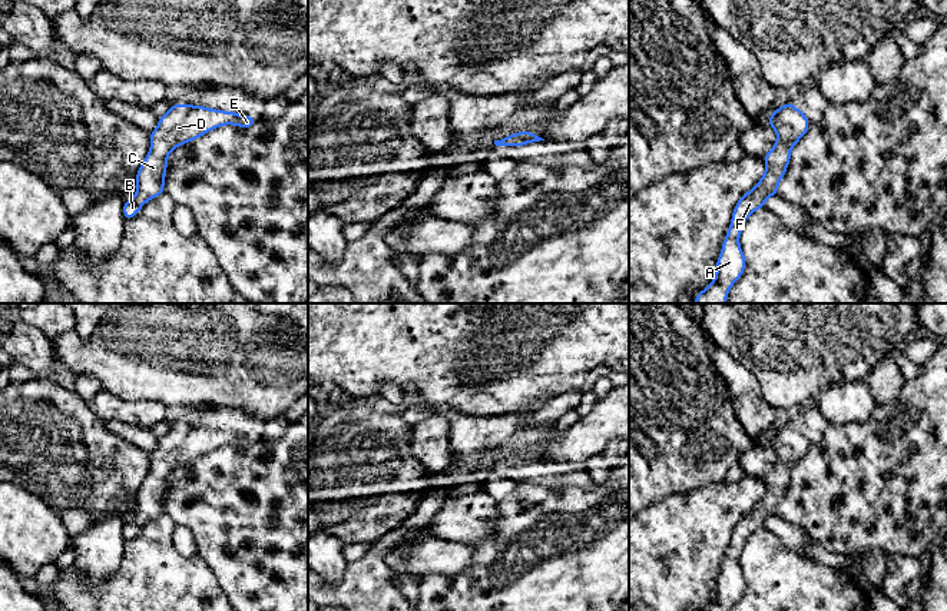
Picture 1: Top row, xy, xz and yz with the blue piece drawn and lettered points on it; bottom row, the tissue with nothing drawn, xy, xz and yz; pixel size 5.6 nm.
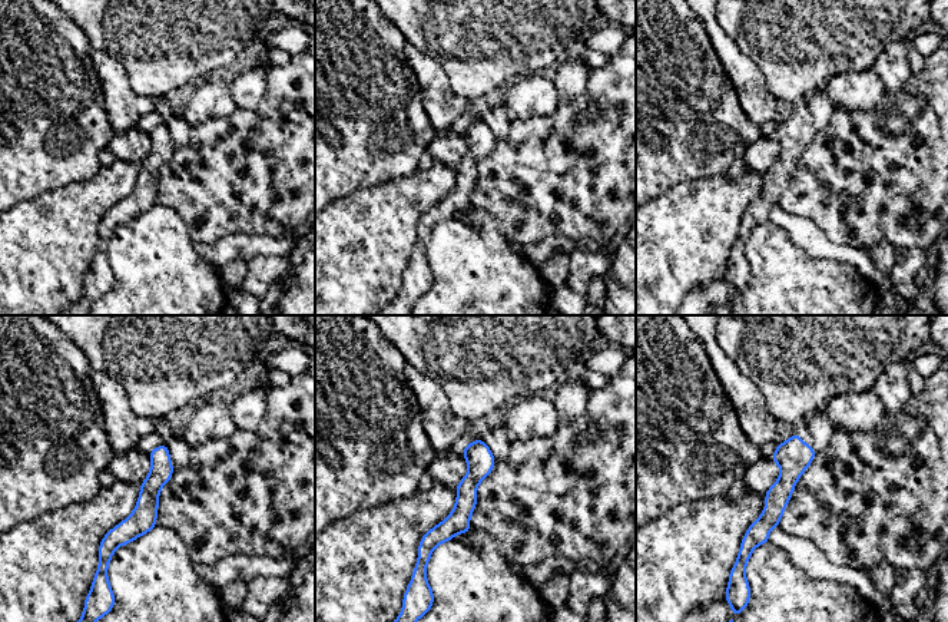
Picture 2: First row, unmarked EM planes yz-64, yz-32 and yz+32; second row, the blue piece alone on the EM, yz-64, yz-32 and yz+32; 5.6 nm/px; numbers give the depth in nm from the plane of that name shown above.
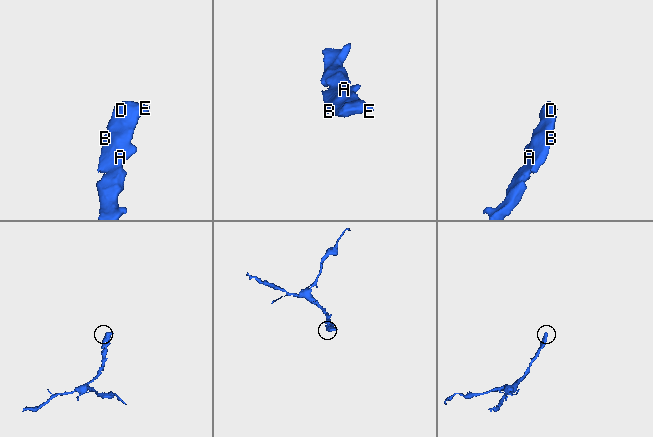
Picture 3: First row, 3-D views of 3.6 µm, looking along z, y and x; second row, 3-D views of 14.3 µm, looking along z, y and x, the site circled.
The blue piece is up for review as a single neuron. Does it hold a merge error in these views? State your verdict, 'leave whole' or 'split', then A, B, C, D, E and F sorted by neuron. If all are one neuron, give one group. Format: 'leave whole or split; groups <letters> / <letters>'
leave whole; groups A B C D E F

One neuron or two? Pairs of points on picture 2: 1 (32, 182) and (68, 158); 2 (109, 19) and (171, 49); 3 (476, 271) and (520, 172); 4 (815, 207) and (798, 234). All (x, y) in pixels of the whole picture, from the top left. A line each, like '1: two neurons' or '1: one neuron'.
1: one neuron
2: one neuron
3: two neurons
4: two neurons

